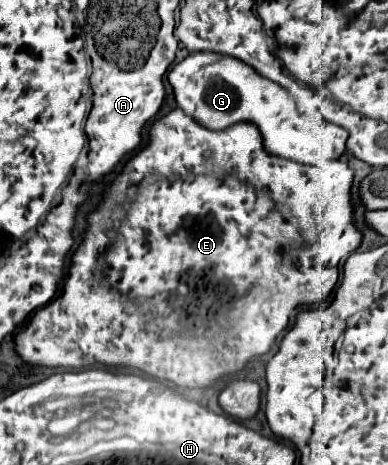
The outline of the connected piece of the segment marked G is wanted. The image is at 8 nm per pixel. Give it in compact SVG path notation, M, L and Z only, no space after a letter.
M211 52L189 54L183 62L175 64L167 80L173 86L177 106L207 130L225 130L239 122L253 122L261 132L263 148L271 156L307 166L323 166L335 158L343 162L341 154L345 154L347 132L327 122L323 116L323 120L317 120L317 115L321 115L317 102L311 102L311 110L305 114L299 112L304 117L301 118L295 110L295 102L281 86L259 76L251 66L239 60Z

